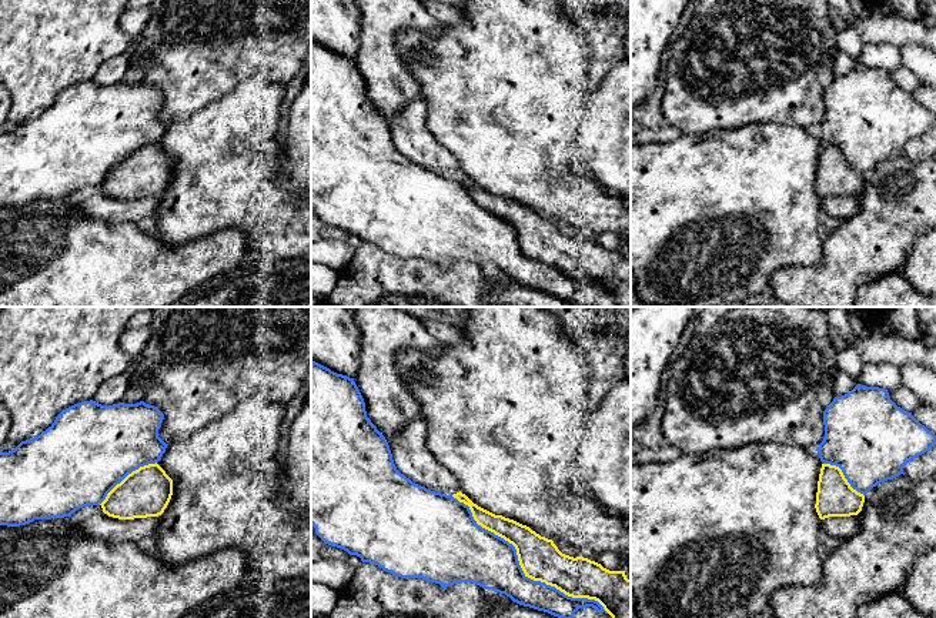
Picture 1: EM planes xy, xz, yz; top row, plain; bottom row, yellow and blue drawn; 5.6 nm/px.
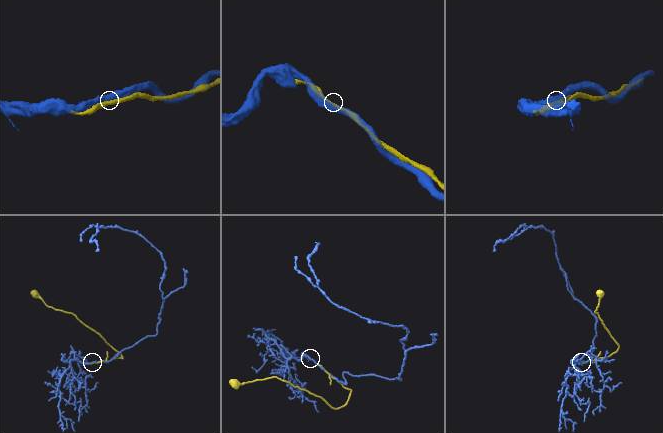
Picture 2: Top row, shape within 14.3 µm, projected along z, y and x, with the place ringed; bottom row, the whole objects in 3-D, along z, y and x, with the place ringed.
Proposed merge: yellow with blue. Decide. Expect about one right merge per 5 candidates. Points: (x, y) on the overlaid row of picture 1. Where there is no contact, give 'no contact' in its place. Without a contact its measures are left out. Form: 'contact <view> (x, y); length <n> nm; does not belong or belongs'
contact xz (521, 567); length 1100 nm; belongs

